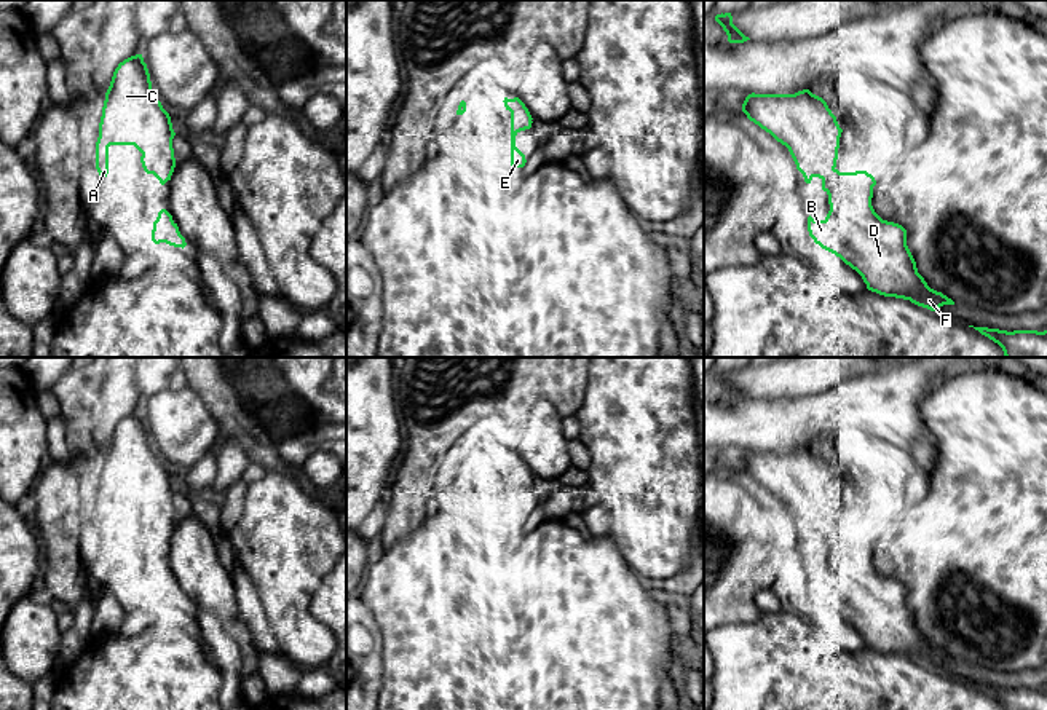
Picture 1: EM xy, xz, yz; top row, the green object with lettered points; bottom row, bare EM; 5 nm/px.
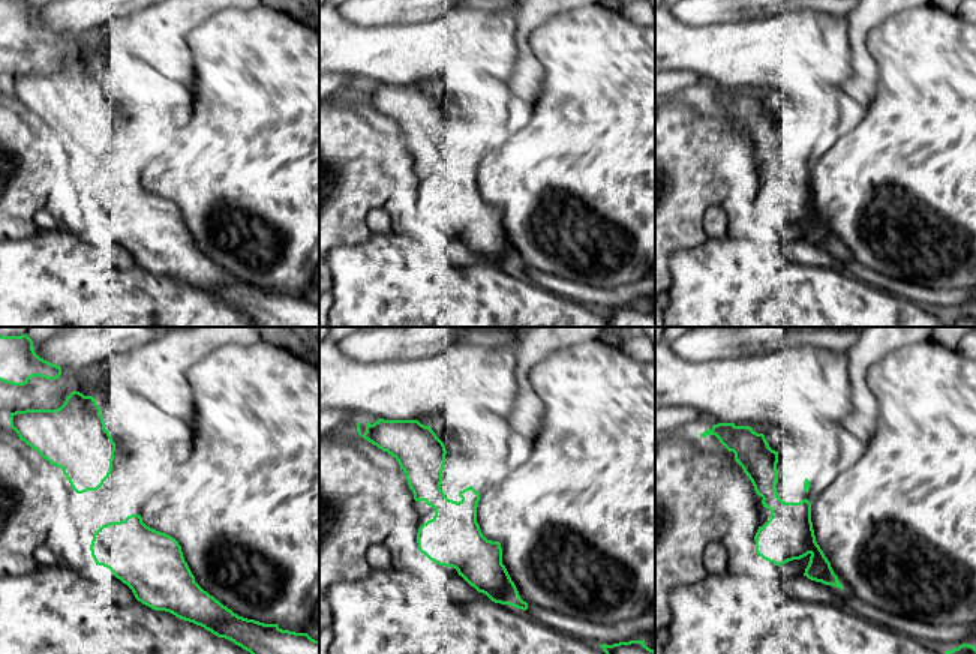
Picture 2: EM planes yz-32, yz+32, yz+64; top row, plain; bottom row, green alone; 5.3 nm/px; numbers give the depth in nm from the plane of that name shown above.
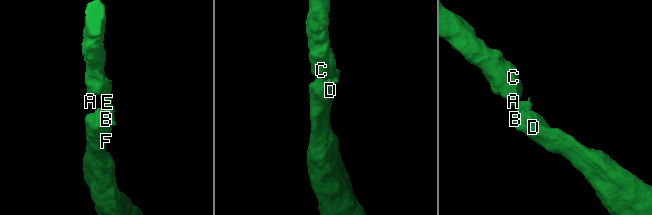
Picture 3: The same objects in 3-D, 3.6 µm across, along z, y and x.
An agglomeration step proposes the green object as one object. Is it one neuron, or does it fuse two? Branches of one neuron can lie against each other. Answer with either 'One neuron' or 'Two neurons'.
One neuron

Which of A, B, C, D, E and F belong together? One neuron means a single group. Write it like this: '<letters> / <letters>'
A B C D E F

